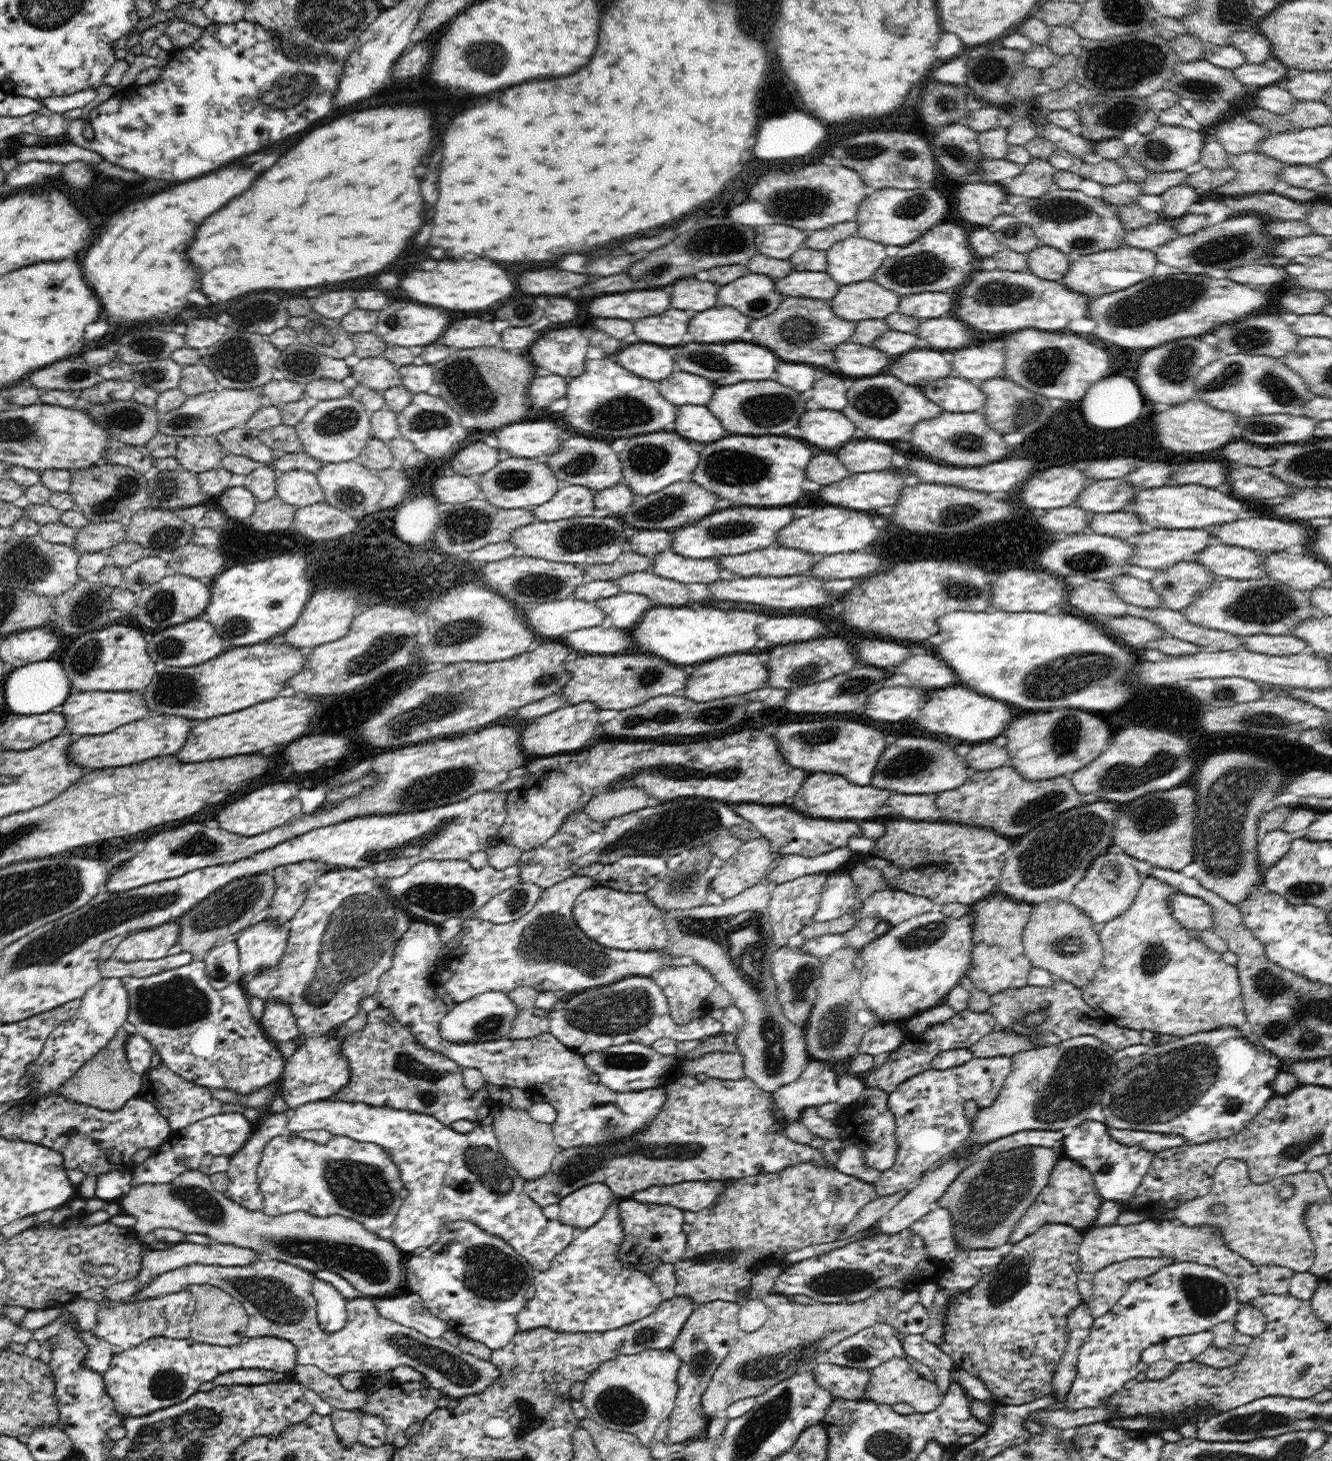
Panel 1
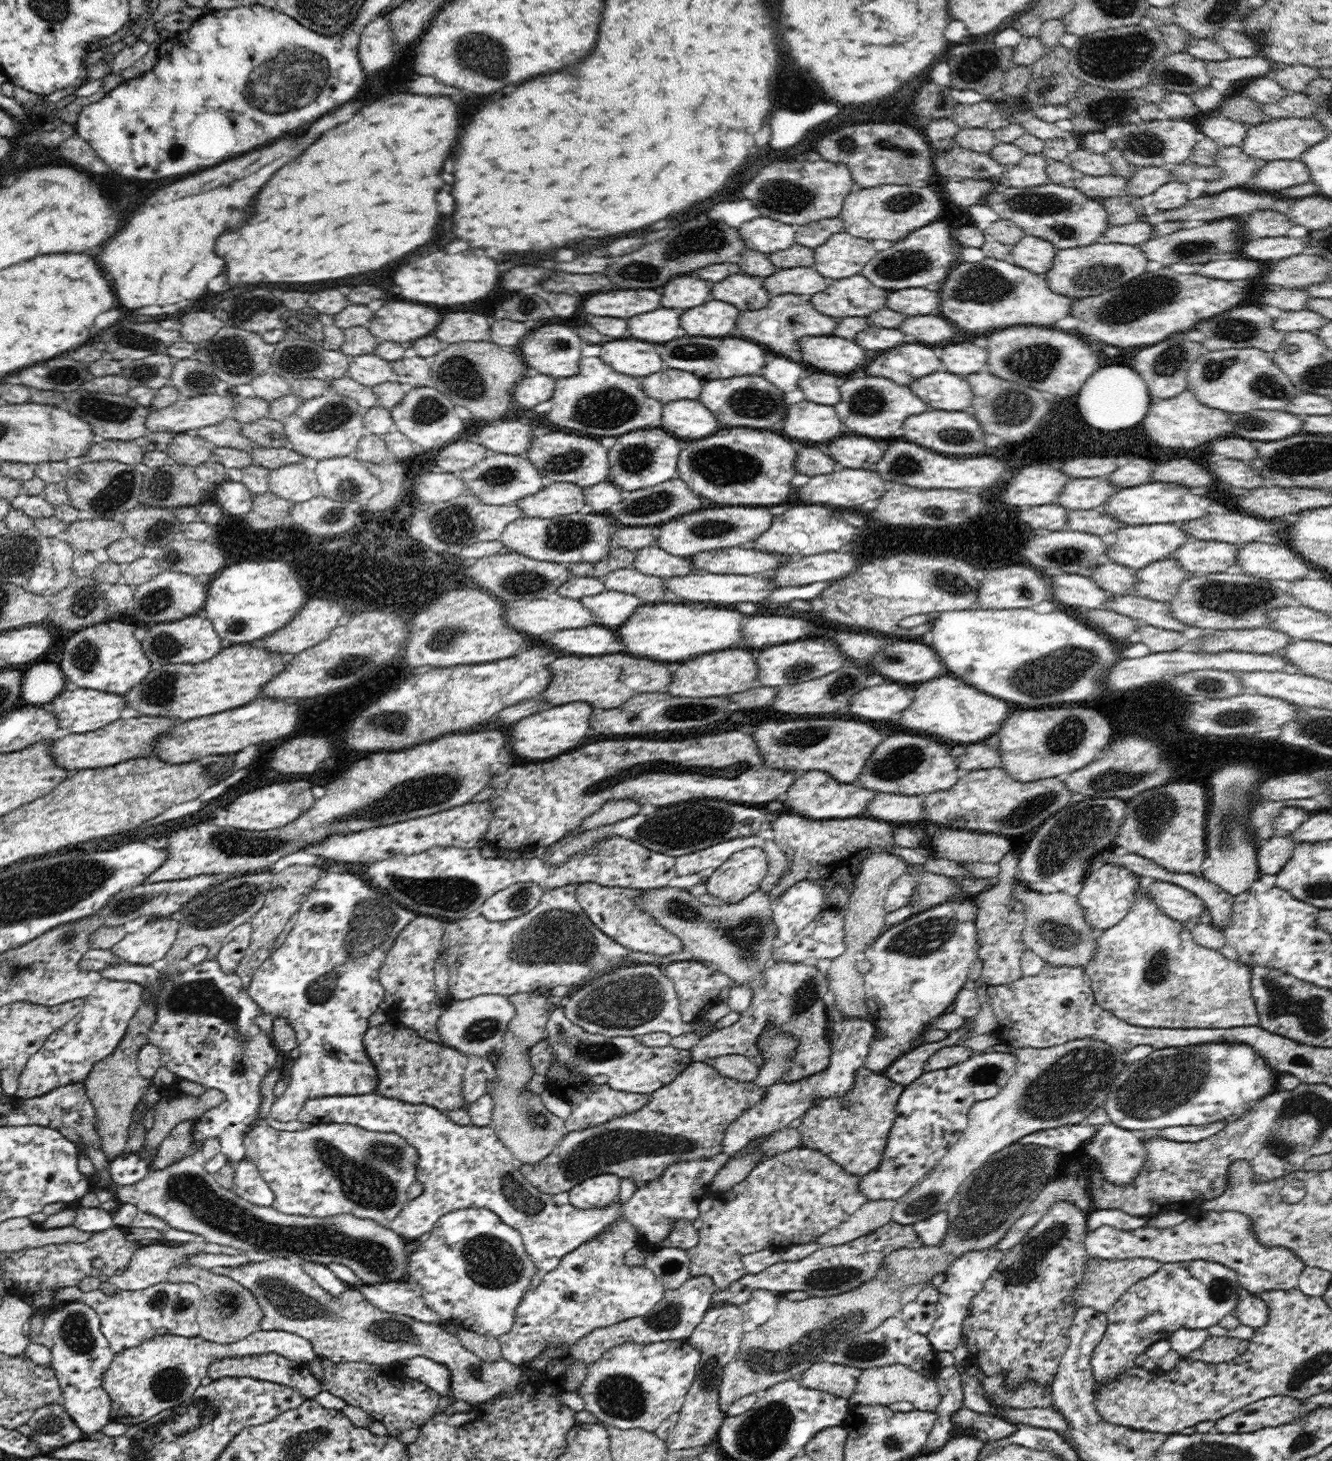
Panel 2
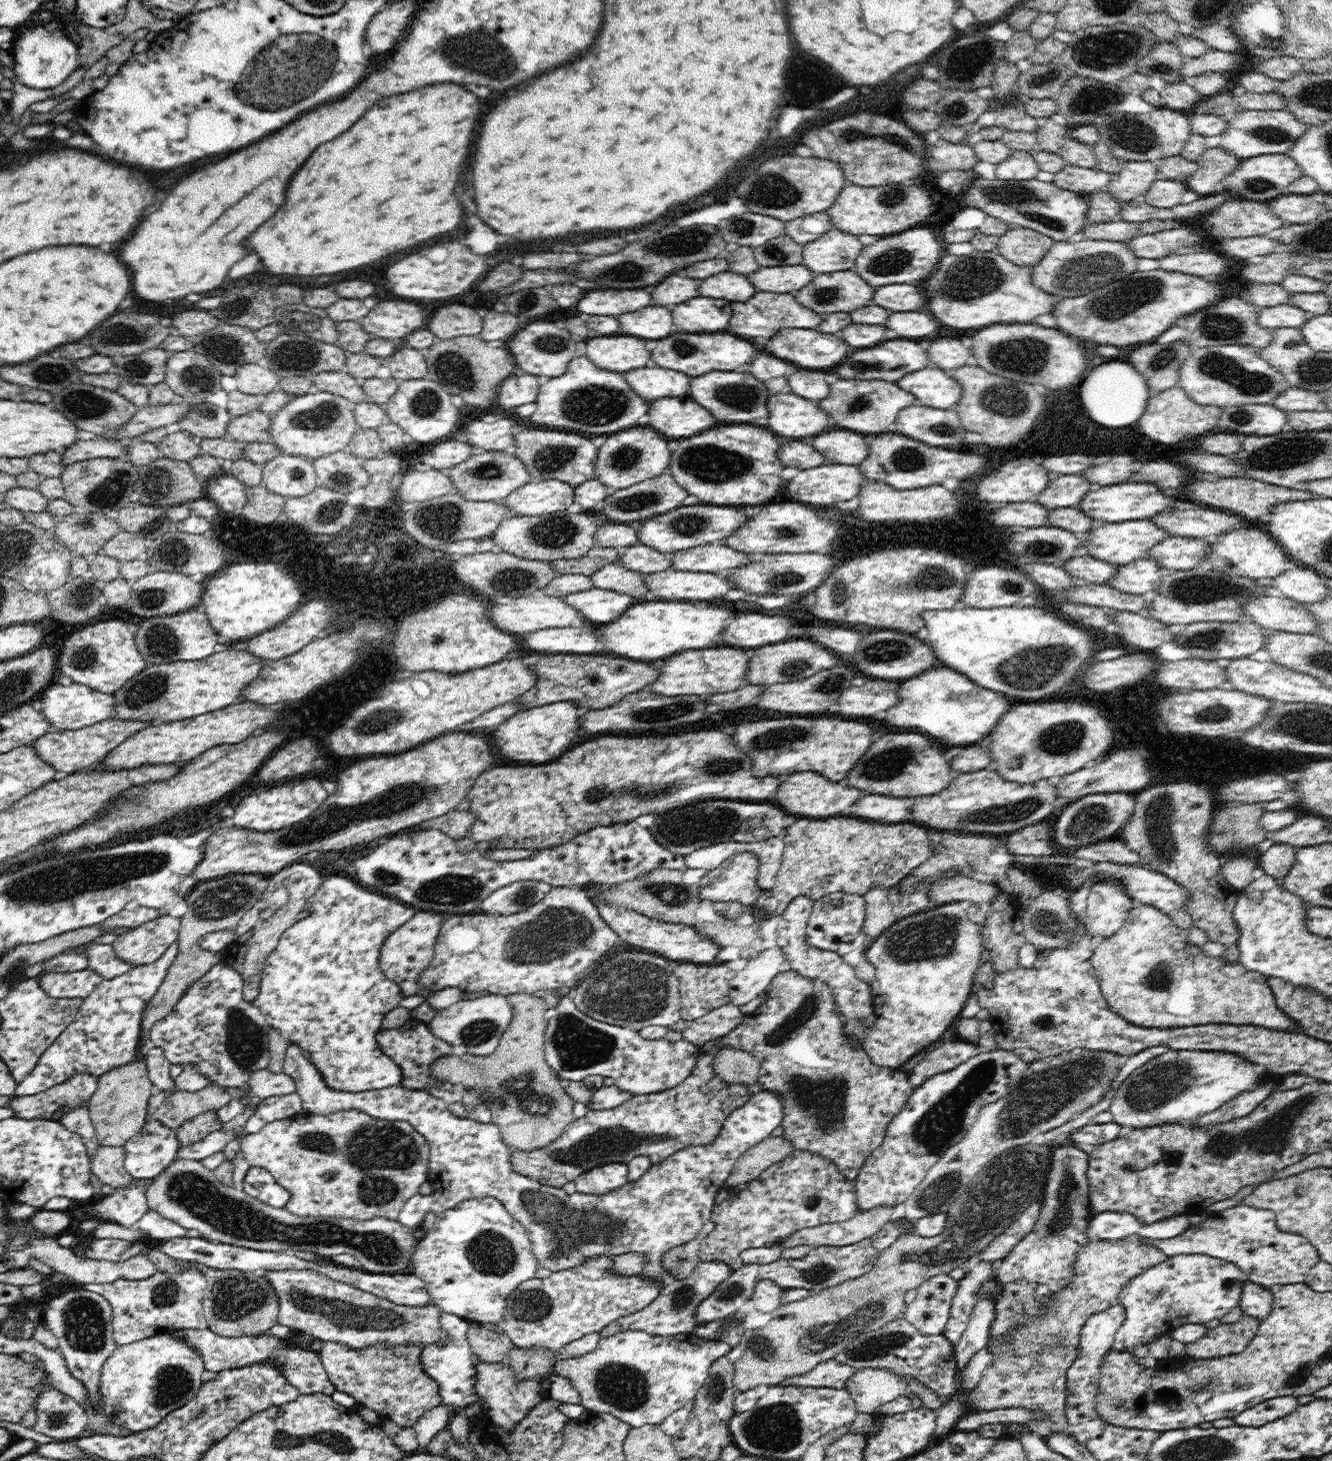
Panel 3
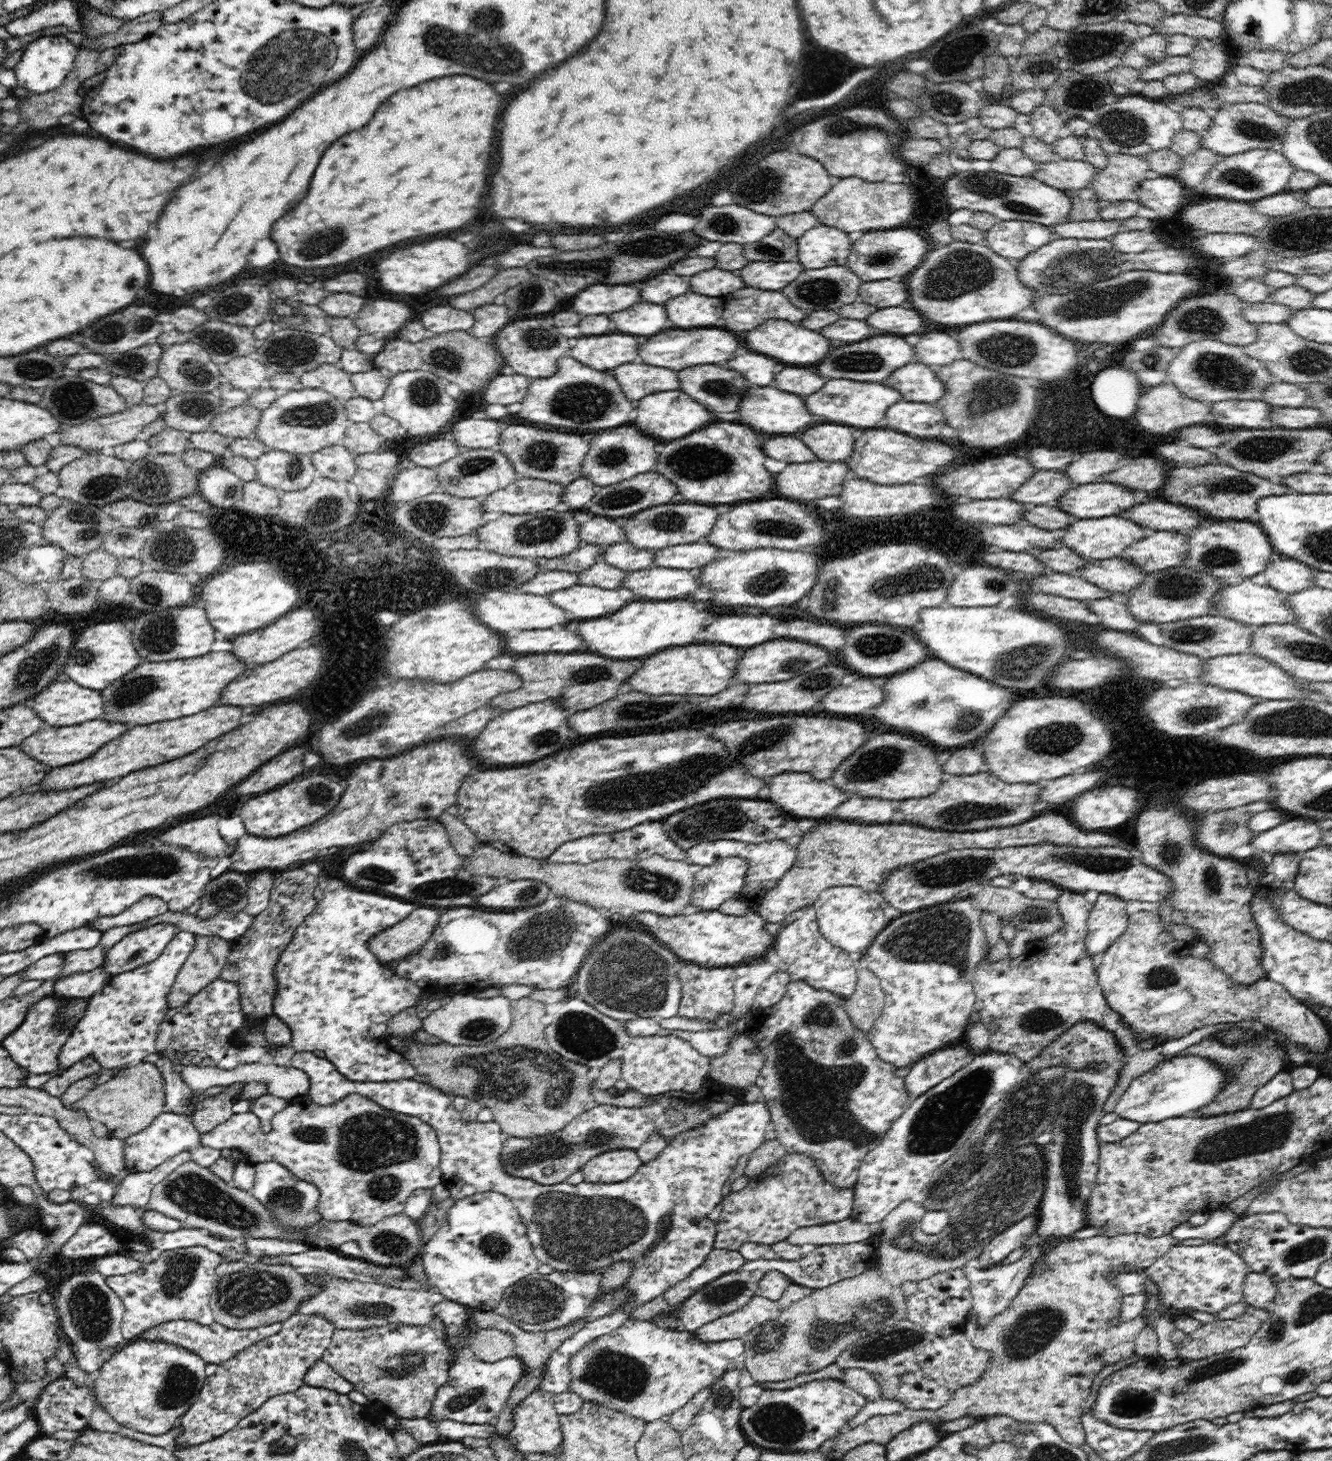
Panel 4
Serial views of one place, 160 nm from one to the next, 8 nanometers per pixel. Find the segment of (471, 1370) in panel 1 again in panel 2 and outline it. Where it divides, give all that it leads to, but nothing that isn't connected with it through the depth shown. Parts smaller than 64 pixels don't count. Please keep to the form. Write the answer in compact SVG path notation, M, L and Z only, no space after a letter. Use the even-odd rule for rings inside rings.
M270 1258L263 1262L247 1263L240 1266L231 1266L212 1268L214 1274L226 1276L236 1283L248 1289L254 1298L258 1307L262 1309L262 1320L260 1321L260 1330L281 1330L296 1334L312 1343L314 1349L314 1358L320 1358L321 1361L330 1361L334 1364L344 1364L347 1362L364 1362L370 1365L382 1365L393 1367L402 1365L404 1361L414 1357L428 1358L436 1363L446 1366L448 1377L450 1377L449 1396L451 1400L464 1400L470 1405L478 1402L486 1402L496 1397L496 1394L504 1392L514 1393L518 1388L518 1382L522 1378L522 1367L511 1362L485 1361L478 1355L466 1350L458 1337L452 1335L438 1325L414 1320L404 1315L397 1315L380 1311L379 1308L372 1305L366 1297L356 1288L346 1289L337 1299L332 1299L330 1293L324 1291L308 1273L302 1269L300 1264L292 1264L286 1258Z

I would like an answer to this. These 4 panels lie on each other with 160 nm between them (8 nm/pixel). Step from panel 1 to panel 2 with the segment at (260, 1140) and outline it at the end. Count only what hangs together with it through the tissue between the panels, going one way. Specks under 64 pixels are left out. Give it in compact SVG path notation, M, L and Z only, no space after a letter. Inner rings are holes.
M327 870L308 893L302 910L295 913L296 924L282 946L260 965L251 980L247 992L252 1001L264 1013L274 1019L284 1017L292 1025L300 1051L298 1058L286 1061L286 1090L271 1106L273 1120L296 1121L308 1099L370 1094L376 1088L376 1067L365 1054L363 1039L368 1020L378 1011L385 994L379 982L379 970L398 933L418 915L404 908L400 910L393 897L378 890L360 874ZM242 1160L234 1166L233 1185L230 1190L256 1206L271 1206L272 1190L250 1160Z

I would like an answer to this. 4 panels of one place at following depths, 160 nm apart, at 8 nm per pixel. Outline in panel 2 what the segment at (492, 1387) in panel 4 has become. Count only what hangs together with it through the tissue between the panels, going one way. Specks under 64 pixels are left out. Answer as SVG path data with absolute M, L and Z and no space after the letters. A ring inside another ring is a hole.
M414 1357L404 1361L400 1367L402 1367L411 1379L428 1385L439 1395L449 1395L450 1377L448 1377L446 1366L428 1358Z

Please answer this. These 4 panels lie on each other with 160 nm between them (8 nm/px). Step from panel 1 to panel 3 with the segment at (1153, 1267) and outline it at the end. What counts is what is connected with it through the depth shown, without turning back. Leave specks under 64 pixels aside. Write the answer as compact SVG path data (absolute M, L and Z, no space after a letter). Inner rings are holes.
M1132 1235L1112 1243L1090 1240L1076 1257L1073 1281L1051 1298L1051 1305L1031 1325L1018 1327L1009 1343L986 1346L993 1354L993 1362L984 1370L976 1388L967 1394L968 1400L979 1411L1007 1408L1039 1410L1045 1417L1027 1424L1031 1433L1036 1435L1062 1433L1070 1427L1064 1415L1064 1386L1066 1370L1076 1360L1077 1335L1082 1324L1092 1314L1116 1305L1120 1291L1132 1278L1167 1259L1158 1249L1142 1245L1139 1239L1139 1235Z

